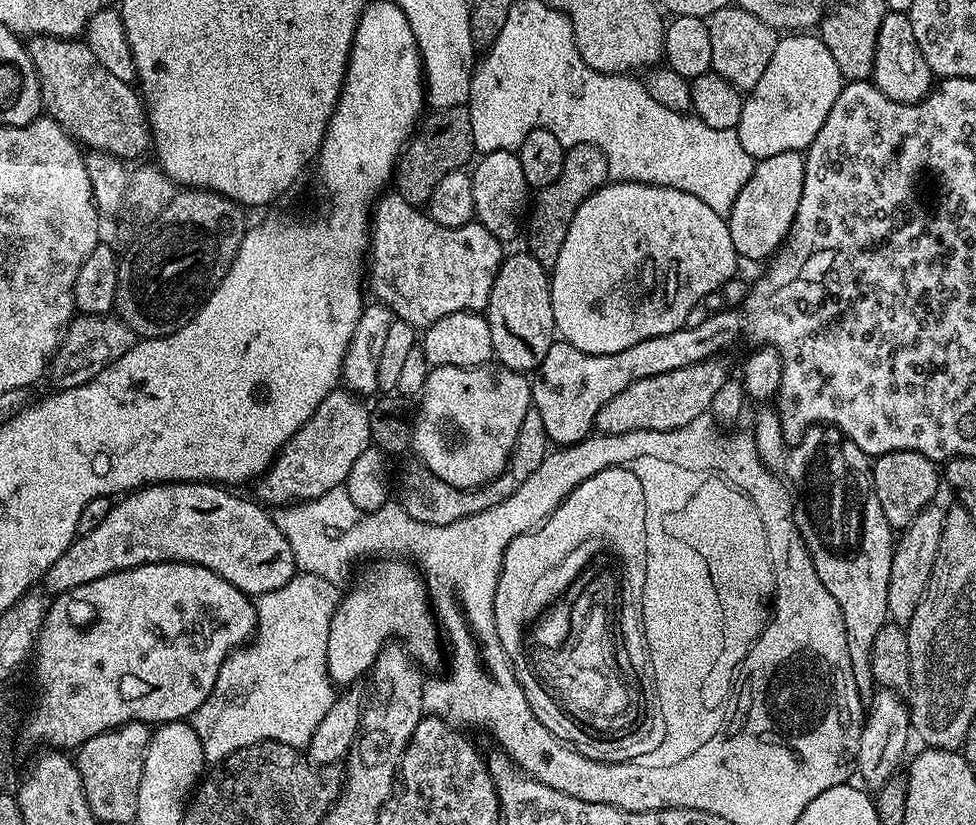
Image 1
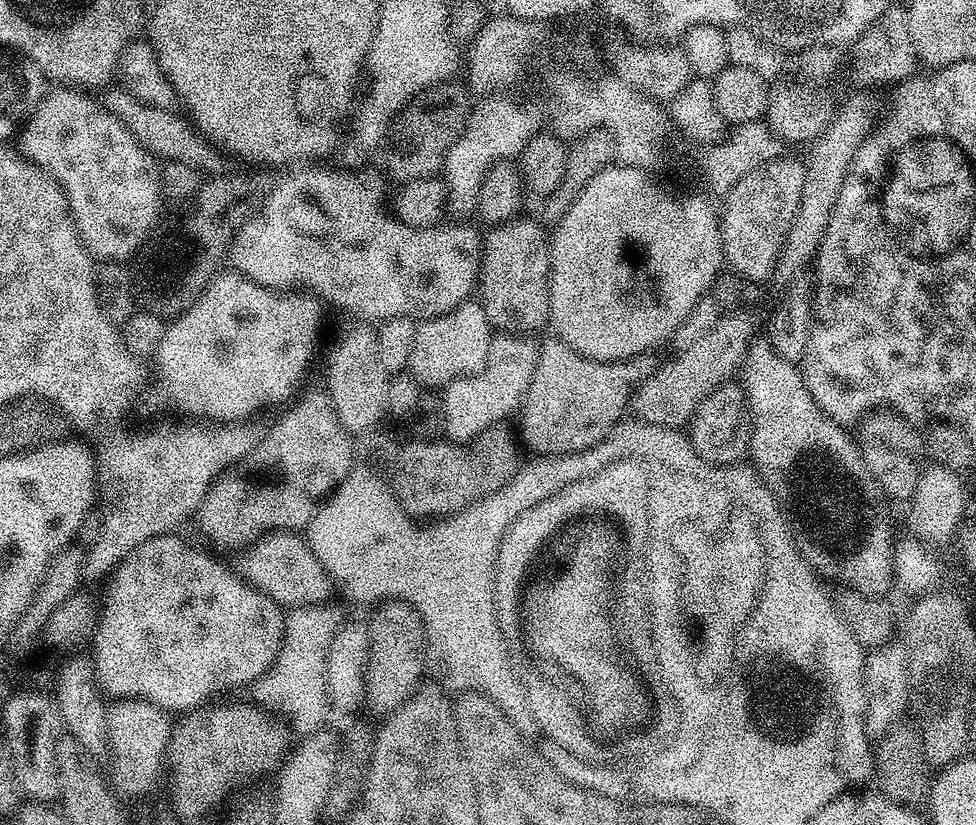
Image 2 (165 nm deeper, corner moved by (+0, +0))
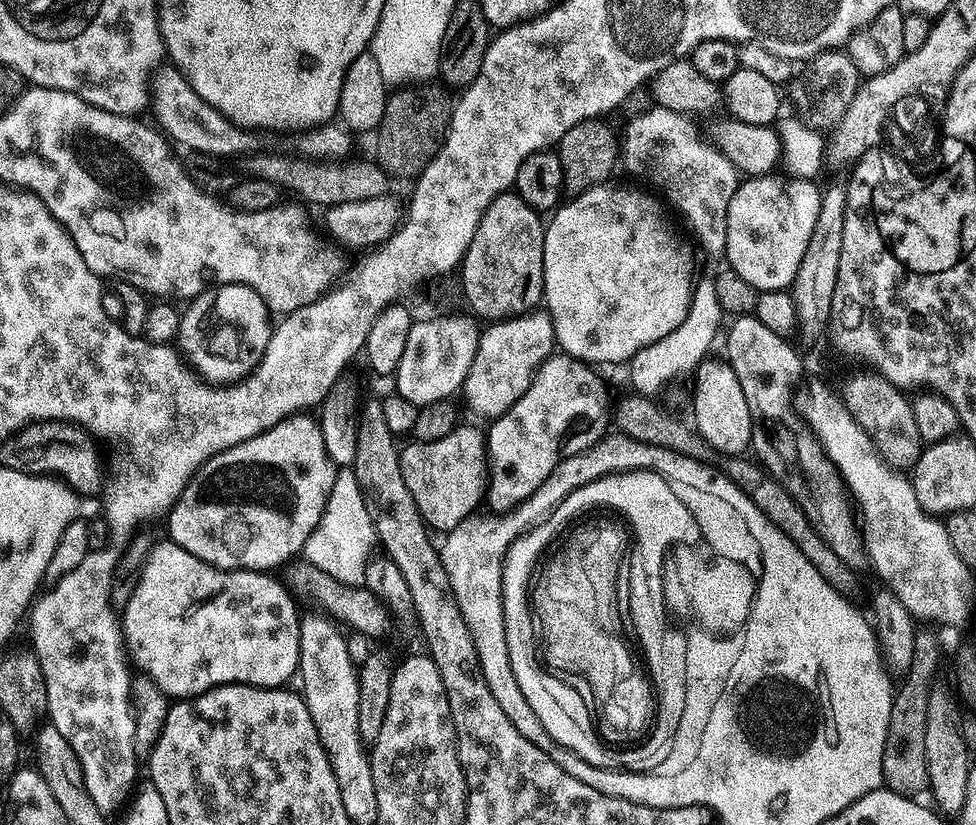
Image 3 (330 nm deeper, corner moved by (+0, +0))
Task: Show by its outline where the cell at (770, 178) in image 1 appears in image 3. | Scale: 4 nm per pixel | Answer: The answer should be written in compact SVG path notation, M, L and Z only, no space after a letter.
M769 174L741 179L734 190L734 198L730 198L730 210L726 214L724 256L727 267L742 274L742 278L746 278L757 292L791 289L798 266L802 266L802 254L806 254L806 242L810 242L810 234L814 234L814 221L818 218L821 189L815 186L811 180L796 179L789 174Z

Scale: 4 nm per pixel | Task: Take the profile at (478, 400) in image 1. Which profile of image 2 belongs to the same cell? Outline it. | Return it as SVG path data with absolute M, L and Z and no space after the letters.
M496 334L493 335L492 341L490 342L490 354L488 355L488 361L486 366L482 369L480 373L476 376L463 376L457 380L452 380L442 392L442 407L444 410L444 427L442 429L443 435L447 437L449 441L452 442L471 442L476 439L476 437L481 436L488 428L497 427L508 415L515 413L519 409L520 405L524 403L524 395L526 390L530 386L530 378L534 378L534 366L538 362L538 344L537 341L532 341L535 339L529 338L524 334Z

